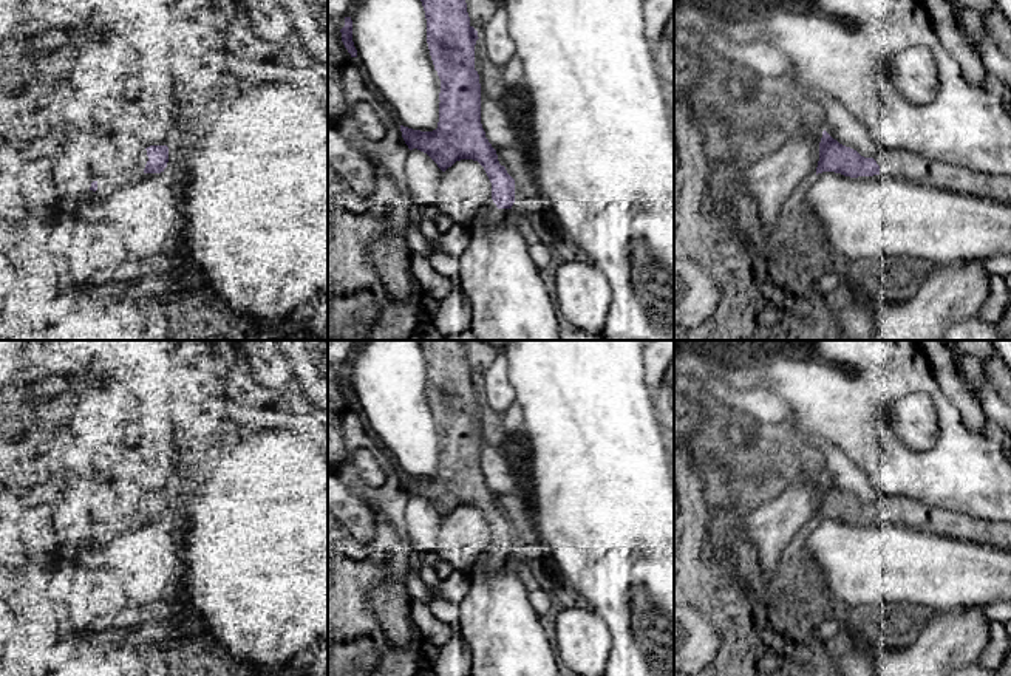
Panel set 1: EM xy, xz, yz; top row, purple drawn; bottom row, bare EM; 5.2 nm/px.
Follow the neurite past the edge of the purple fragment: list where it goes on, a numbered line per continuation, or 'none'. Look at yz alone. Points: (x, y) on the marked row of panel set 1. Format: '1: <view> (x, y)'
1: yz (900, 164)

